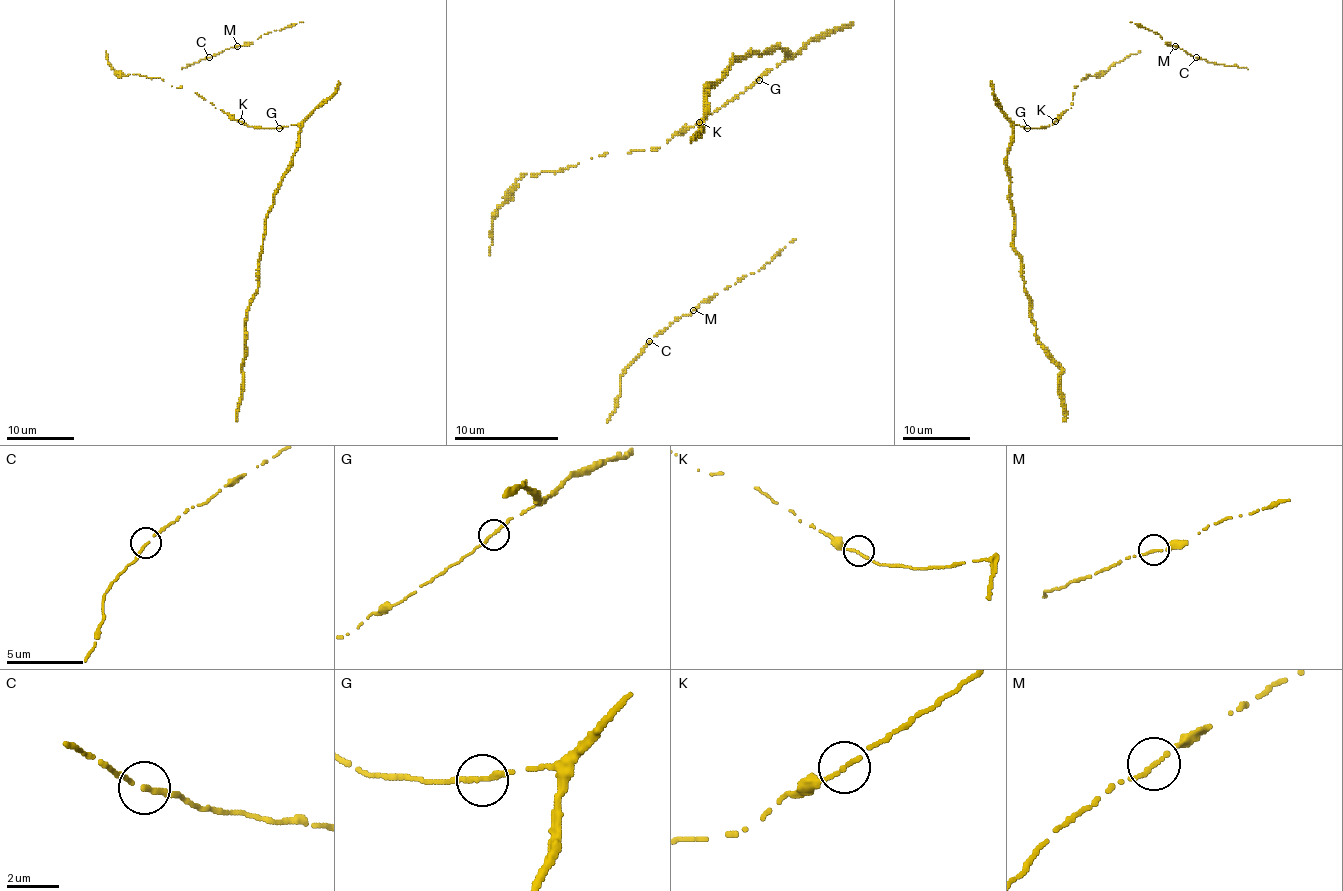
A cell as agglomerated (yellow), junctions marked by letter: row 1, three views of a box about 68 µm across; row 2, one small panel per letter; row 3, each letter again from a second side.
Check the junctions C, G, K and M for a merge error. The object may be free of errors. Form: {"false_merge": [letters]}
{"false_merge": []}

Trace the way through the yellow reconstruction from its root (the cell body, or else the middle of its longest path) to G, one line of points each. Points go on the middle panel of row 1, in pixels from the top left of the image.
G: (699, 124), (759, 80)

